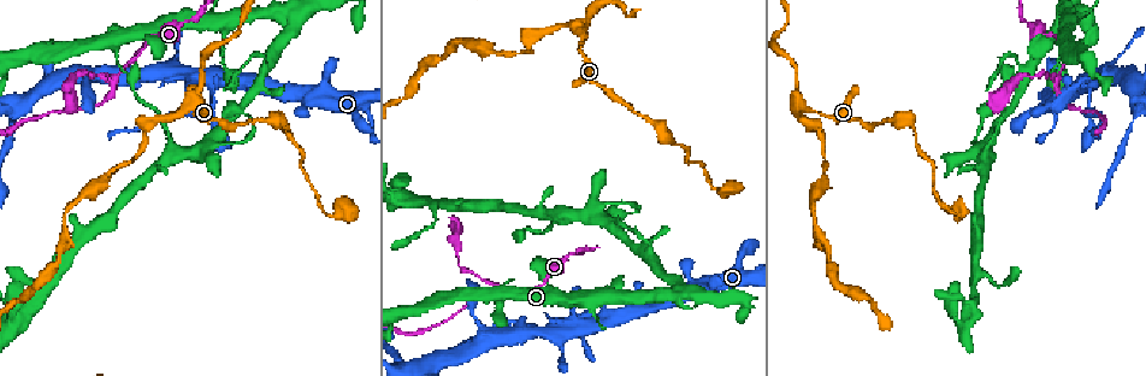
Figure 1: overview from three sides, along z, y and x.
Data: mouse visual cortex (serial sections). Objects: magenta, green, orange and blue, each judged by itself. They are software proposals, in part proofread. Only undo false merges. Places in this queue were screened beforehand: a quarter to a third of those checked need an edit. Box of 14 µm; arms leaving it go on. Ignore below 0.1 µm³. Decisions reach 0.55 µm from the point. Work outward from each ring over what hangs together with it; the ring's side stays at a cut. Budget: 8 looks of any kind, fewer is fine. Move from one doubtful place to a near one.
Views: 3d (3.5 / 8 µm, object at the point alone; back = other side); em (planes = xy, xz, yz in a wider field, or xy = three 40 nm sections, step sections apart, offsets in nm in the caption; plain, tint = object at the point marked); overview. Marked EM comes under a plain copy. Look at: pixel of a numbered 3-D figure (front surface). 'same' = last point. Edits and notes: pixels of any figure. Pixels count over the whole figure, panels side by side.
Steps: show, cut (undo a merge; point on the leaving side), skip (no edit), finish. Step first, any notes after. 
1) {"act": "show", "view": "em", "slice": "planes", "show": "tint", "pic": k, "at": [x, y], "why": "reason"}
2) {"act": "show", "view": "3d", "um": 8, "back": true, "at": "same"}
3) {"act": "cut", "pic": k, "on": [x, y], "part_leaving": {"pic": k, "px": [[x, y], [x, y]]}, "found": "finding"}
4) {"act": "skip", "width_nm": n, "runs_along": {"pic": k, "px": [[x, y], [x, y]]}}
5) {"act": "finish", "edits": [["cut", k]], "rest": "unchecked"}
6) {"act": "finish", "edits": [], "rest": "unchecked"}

{"act": "show", "view": "3d", "um": 8, "back": true, "pic": 1, "at": [600, 319], "why": "two arms in line, one across"}

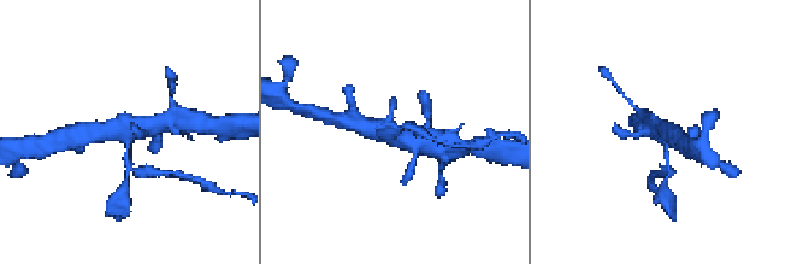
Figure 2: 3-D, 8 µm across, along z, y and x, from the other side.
{"act": "show", "view": "3d", "um": 3.5, "back": true, "pic": 2, "at": [125, 132], "why": "closer look"}

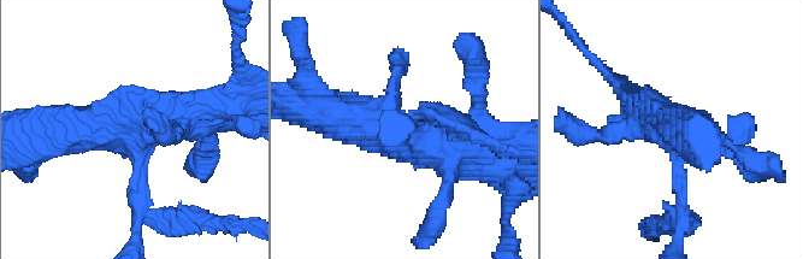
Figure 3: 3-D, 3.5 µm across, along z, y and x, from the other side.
{"act": "show", "view": "em", "slice": "xy", "step": 2, "show": "tint", "pic": 3, "at": [136, 127]}

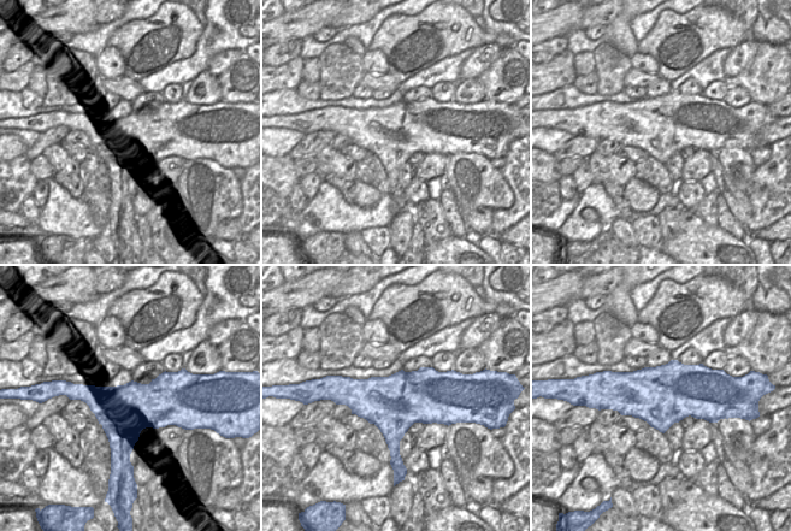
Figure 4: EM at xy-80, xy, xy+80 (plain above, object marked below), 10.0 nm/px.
{"act": "skip", "runs_along": {"pic": 3, "px": [[329, 111], [413, 133], [473, 160]]}, "found": "one cell here"}

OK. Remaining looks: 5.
{"act": "show", "view": "3d", "um": 3.5, "pic": 1, "at": [114, 76], "why": "two arms in line, one across"}

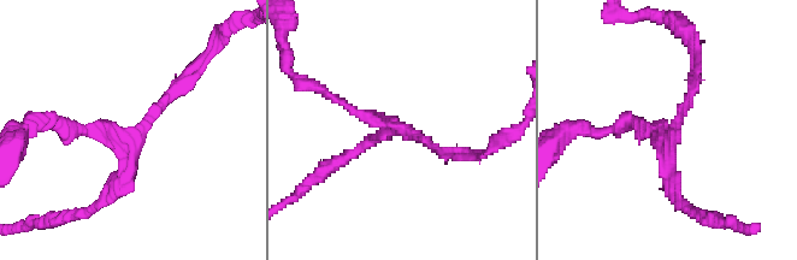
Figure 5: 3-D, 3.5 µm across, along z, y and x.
{"act": "show", "view": "em", "slice": "xy", "step": 5, "show": "tint", "pic": 5, "at": [671, 139], "arms": 3, "arm_widths_nm": [150, 150, 200]}

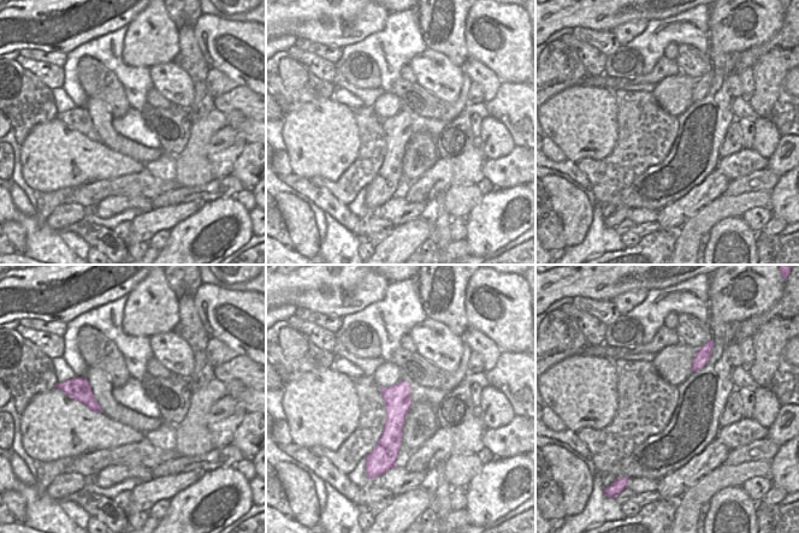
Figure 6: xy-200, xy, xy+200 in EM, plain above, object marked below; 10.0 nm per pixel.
{"act": "skip", "found": "continuous, no second cell"}

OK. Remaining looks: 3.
{"act": "show", "view": "3d", "um": 3.5, "pic": 1, "at": [1136, 115], "why": "calibre changes"}

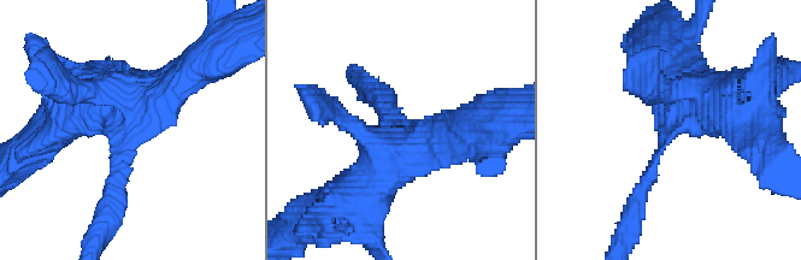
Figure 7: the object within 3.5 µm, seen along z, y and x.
{"act": "show", "view": "em", "slice": "xy", "step": 5, "show": "tint", "pic": 7, "at": [667, 136], "why": "shape alone is not enough"}

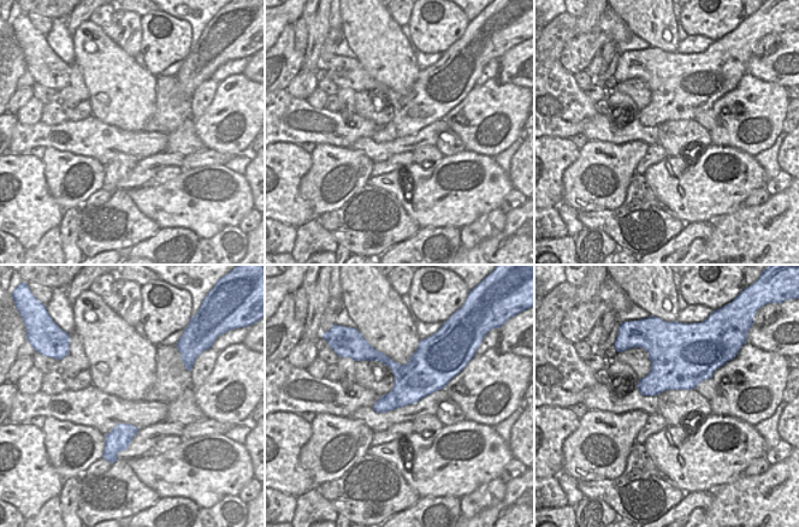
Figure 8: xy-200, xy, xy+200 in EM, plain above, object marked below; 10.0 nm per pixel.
{"act": "skip", "runs_along": {"pic": 7, "px": [[184, 76], [136, 128], [111, 201]]}, "found": "continuous, no second cell"}

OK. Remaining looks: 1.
{"act": "finish", "edits": [], "rest": "unchecked"}

